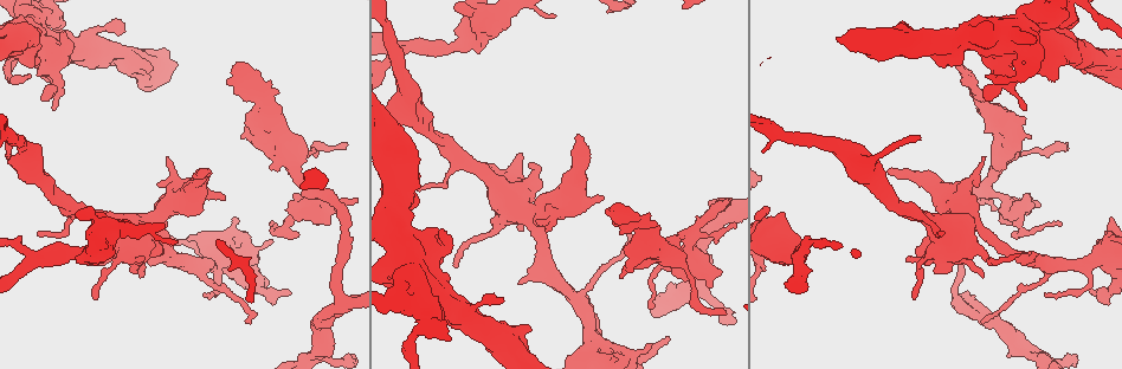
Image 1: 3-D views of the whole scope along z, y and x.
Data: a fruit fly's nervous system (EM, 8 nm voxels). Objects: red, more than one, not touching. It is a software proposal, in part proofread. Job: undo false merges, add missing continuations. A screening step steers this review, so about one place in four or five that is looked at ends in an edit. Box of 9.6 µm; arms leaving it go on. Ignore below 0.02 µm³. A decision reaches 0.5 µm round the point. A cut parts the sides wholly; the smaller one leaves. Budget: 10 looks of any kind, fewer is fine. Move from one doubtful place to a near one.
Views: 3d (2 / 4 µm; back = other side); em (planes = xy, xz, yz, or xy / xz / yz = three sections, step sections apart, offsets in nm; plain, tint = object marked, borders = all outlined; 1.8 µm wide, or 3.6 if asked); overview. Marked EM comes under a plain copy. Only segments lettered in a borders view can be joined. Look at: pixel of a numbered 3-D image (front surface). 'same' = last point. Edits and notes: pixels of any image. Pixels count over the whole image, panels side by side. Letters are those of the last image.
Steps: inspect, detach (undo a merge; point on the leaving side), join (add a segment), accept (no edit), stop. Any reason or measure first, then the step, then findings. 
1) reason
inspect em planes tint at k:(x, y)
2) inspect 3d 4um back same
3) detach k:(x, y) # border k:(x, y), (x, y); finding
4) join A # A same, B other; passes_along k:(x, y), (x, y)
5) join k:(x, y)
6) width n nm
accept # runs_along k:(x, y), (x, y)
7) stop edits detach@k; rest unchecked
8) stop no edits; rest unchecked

a narrow waist
inspect em planes borders at 1:(72, 256)

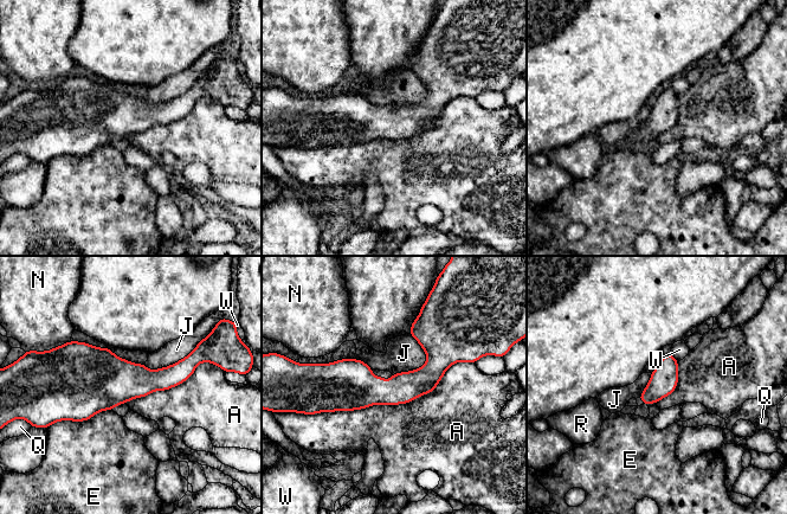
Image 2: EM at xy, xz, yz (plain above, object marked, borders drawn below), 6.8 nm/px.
accept # A other, E other, J other, N other, Q other, R other, W other; border 2:(472, 362), (406, 403), (316, 413); continuous, no second neuron

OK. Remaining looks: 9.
free end
inspect em 3.6um xy step 8 borders at 1:(38, 61)

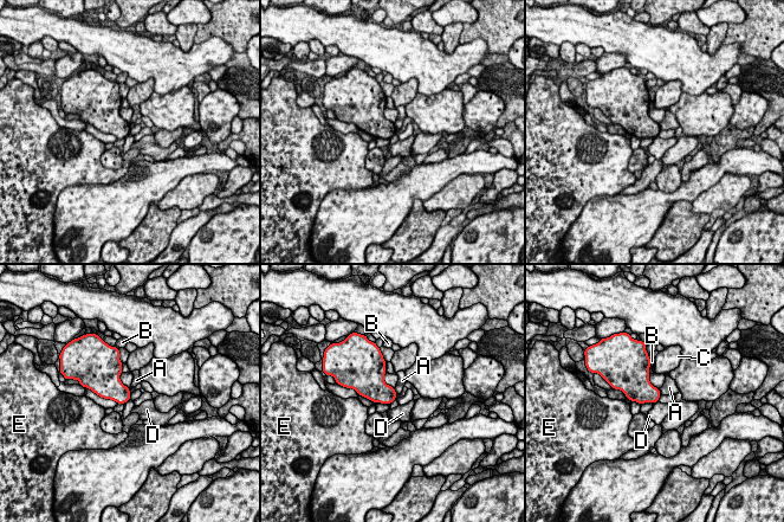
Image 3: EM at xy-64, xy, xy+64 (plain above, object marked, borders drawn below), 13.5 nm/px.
cut it another way
inspect em 3.6um planes borders same

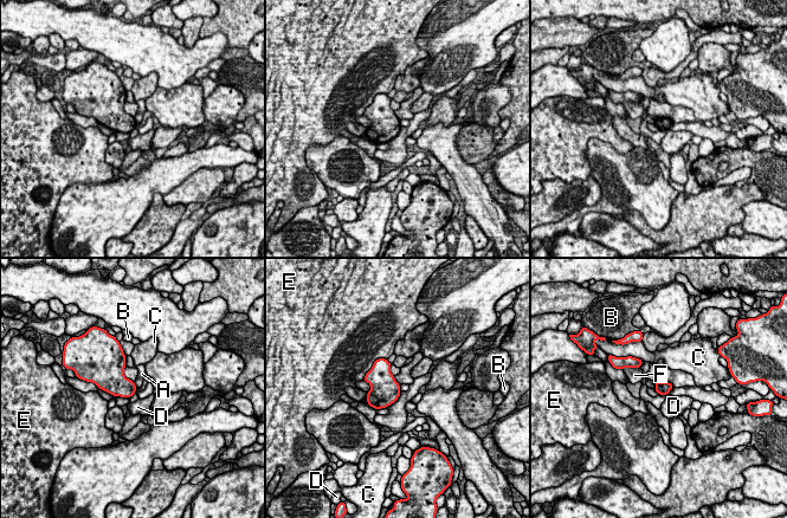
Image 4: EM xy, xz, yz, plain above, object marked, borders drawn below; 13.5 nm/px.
longest_contact E 440 nm
accept # A other, B other, C other, D other, E other, F other; none of them fits

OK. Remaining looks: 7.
thick turns thin
inspect em 3.6um planes tint at 1:(1027, 52)

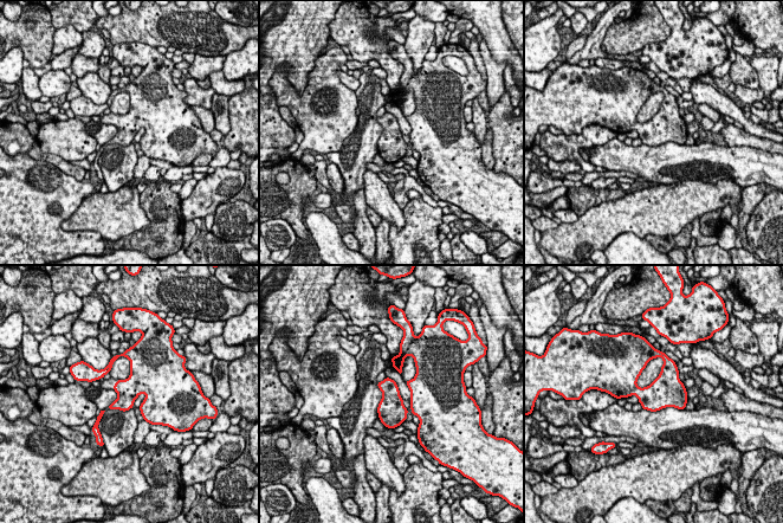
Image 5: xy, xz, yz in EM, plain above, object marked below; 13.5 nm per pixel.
what lies round it
inspect em 3.6um planes borders same

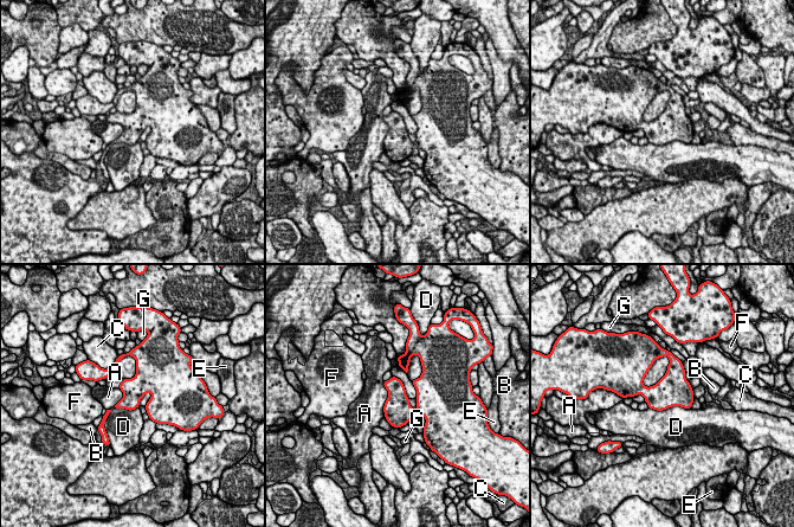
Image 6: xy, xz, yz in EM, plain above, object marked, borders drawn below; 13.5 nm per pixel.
longest_contact D 600 nm
accept # A other, B other, C other, D other, E other, F other, G other; border 6:(382, 381), (388, 392), (385, 417); all the same neuron

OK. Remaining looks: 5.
thick end
inspect em xy step 8 borders at 1:(1084, 71)

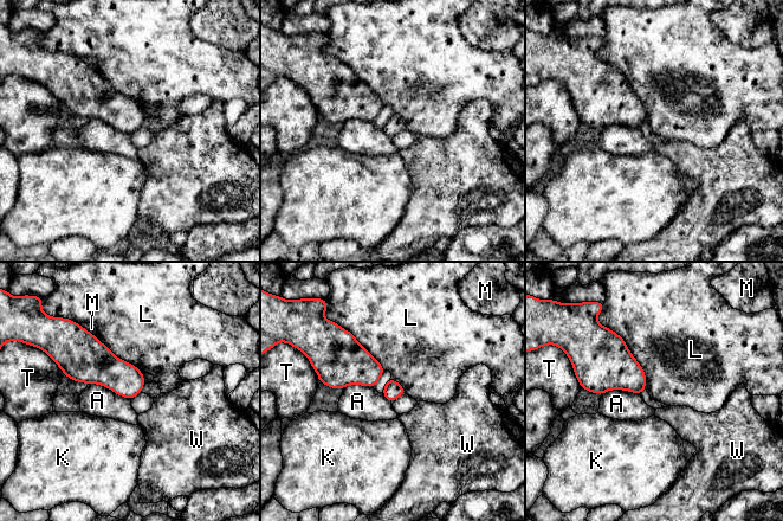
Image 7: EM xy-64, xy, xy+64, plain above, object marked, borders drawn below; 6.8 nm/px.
inspect em planes borders same

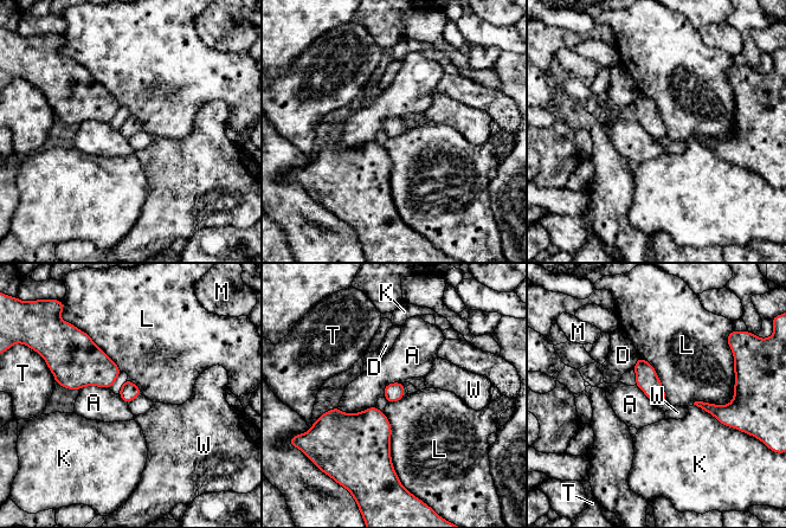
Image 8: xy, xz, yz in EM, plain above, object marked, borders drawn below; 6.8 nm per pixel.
accept # A other, D other, K other, L other, M other, T other, W other; no lettered segment goes on from it

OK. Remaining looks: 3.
stop no edits; rest unchecked

